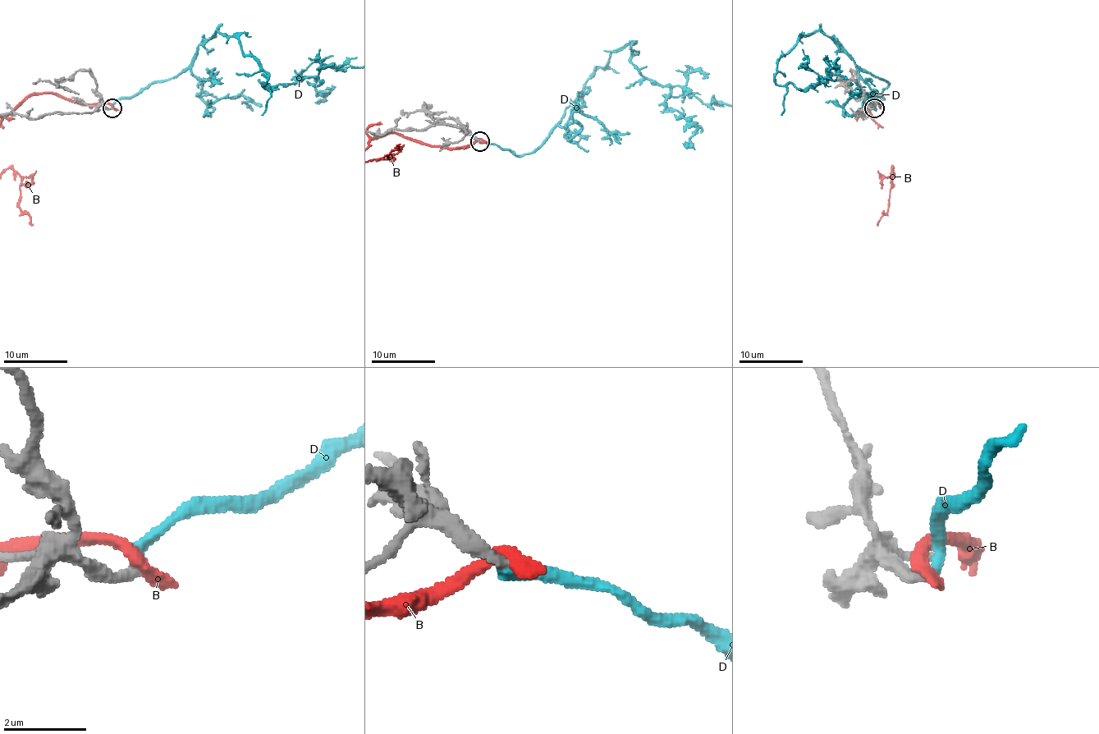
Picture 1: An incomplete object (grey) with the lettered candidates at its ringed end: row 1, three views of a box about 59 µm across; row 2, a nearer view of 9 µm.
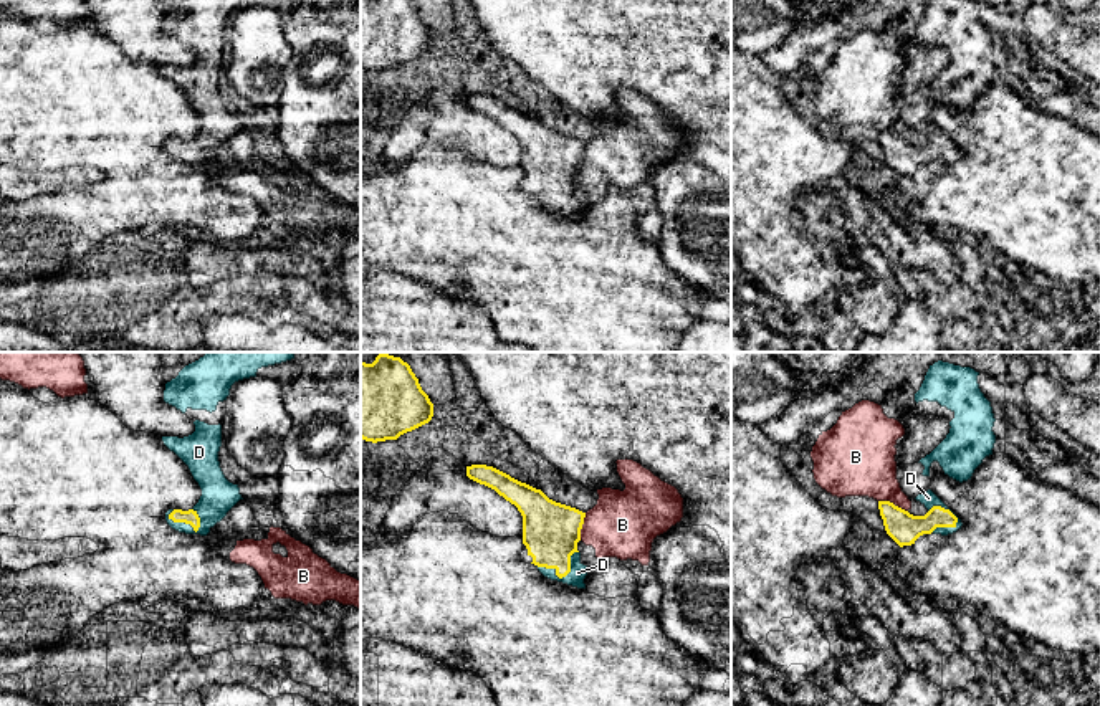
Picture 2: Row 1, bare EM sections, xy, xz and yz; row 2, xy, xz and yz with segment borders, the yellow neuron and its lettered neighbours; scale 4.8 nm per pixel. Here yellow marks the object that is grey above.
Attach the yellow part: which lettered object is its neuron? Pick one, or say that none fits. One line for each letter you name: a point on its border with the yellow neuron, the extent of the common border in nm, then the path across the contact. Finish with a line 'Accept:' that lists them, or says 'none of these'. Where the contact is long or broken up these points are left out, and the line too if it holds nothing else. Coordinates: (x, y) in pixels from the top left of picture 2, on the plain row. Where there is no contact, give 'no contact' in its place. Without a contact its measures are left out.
D: xy (184, 151) | 180 nm | across xy (191, 146), (184, 151), (196, 161), (219, 124)
Accept: D

